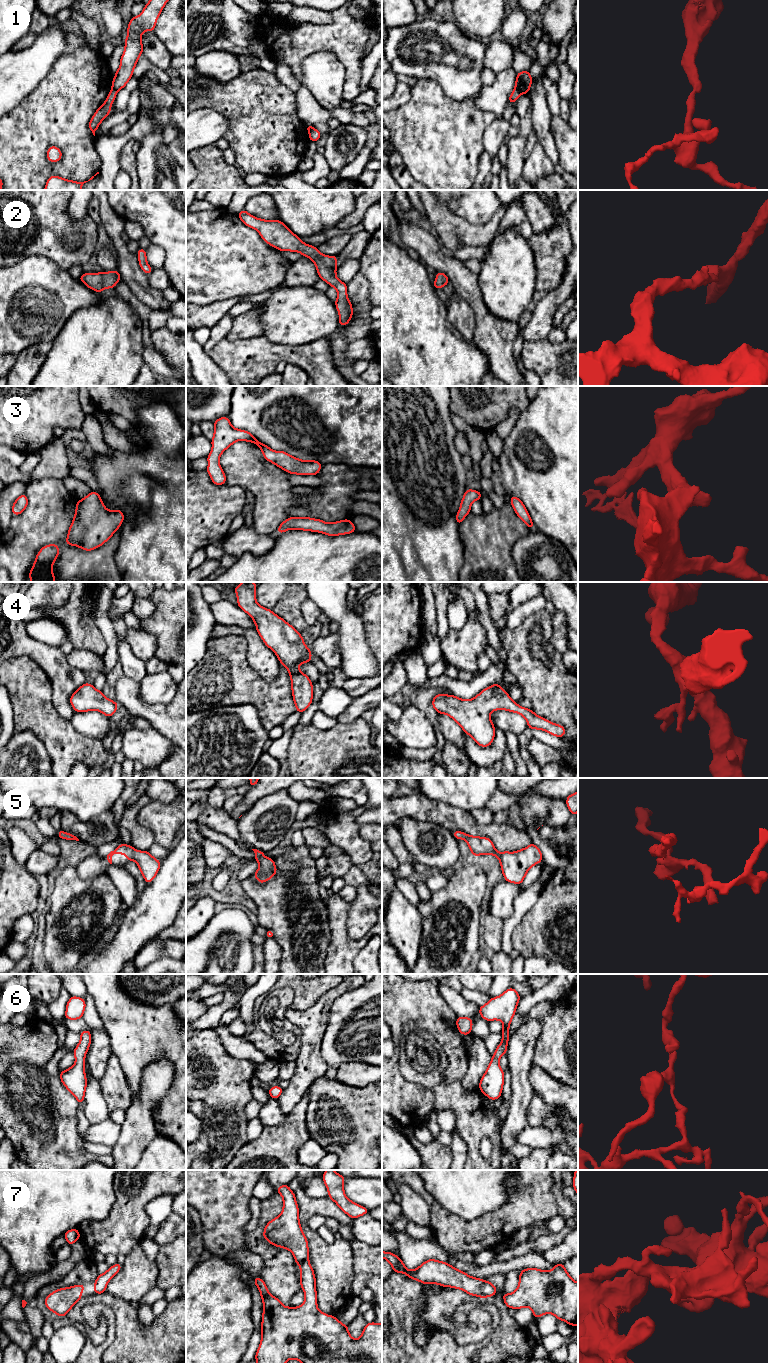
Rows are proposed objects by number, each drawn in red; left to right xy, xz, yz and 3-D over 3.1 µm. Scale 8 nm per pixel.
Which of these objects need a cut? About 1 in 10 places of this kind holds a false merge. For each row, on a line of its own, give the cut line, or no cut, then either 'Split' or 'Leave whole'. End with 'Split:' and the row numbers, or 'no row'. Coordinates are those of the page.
1: Split along yz (515, 88), (520, 93). Split
2: No split. Leave whole
3: No split. Leave whole
4: No split. Leave whole
5: No split. Leave whole
6: No split. Leave whole
7: No split. Leave whole
Split: 1

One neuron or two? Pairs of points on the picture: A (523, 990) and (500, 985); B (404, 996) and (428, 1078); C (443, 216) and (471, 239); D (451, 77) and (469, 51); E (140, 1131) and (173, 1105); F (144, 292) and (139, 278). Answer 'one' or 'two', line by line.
A: one
B: two
C: one
D: one
E: two
F: one

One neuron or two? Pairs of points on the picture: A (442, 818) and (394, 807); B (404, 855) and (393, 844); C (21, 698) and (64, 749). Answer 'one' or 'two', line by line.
A: one
B: one
C: one

